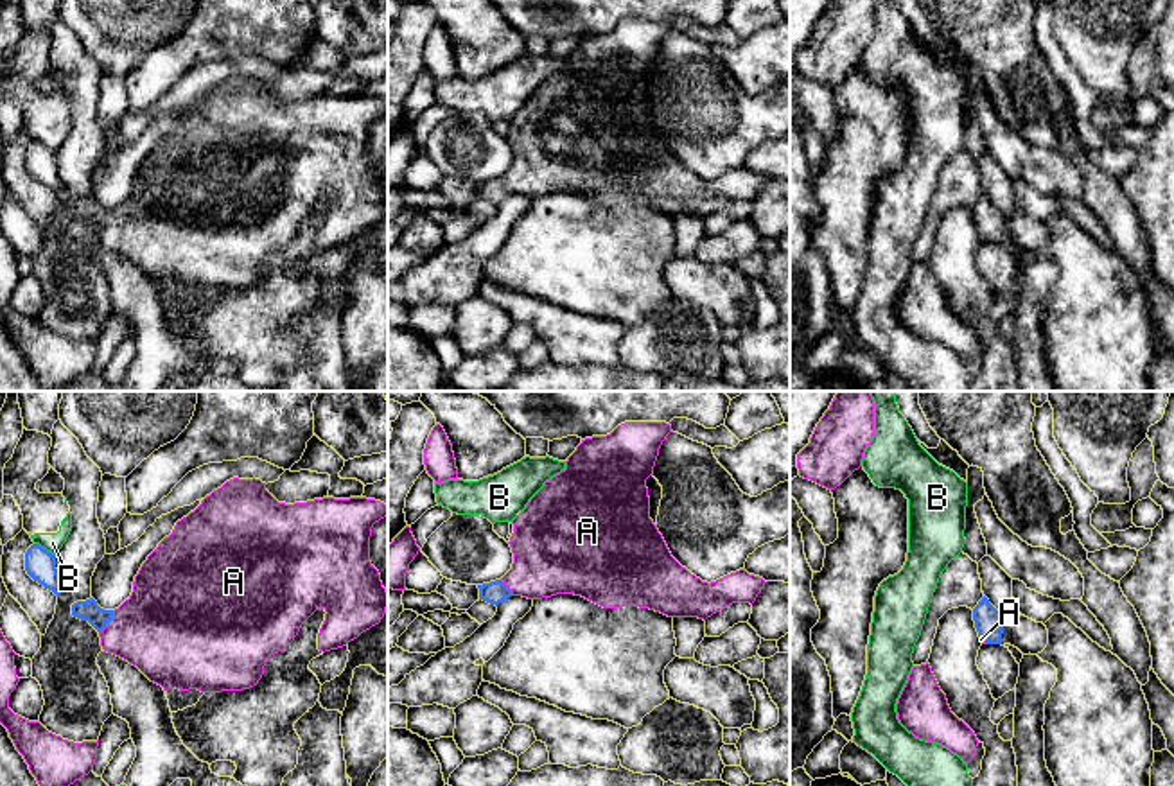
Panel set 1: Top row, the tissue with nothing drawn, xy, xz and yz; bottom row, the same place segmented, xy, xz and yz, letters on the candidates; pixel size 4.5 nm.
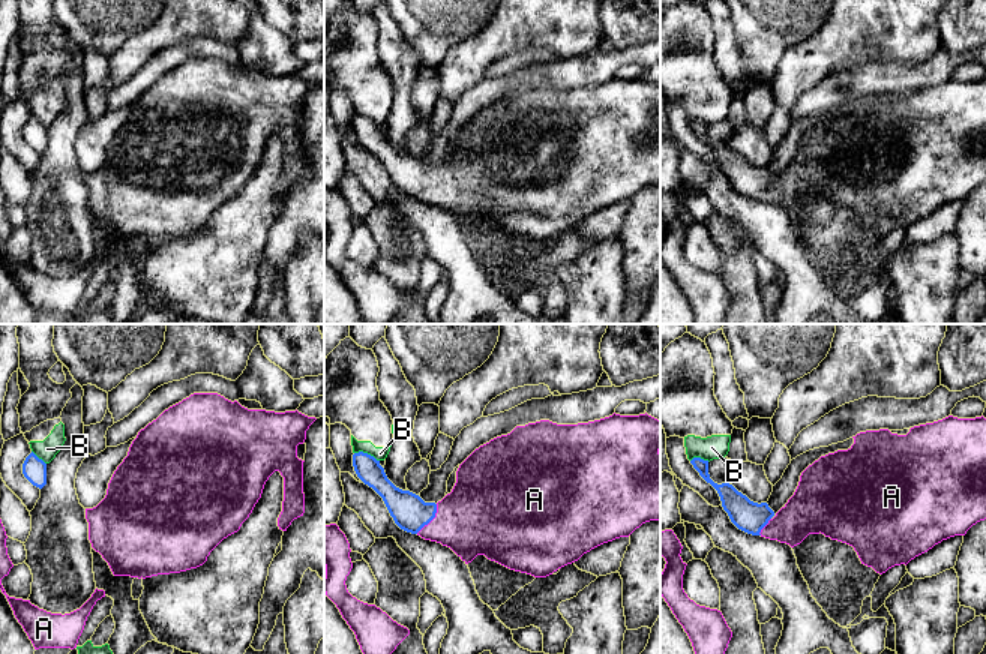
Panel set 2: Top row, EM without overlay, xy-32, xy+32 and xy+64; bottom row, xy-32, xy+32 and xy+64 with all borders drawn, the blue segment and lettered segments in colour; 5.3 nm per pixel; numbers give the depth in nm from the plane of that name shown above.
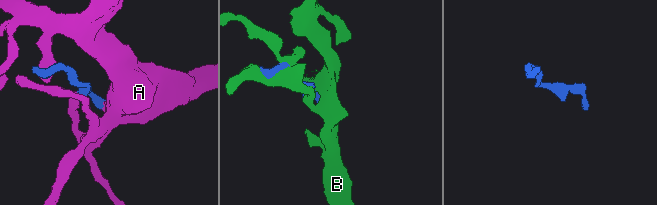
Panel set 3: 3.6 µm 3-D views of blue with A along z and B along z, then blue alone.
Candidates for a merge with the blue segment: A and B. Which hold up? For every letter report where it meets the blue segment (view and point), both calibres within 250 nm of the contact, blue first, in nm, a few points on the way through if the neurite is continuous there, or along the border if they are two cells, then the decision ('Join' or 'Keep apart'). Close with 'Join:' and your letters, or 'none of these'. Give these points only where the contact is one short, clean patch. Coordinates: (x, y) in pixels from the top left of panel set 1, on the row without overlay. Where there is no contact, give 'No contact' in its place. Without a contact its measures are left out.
A: Touches blue at xy (108, 219). Thickness 100 nm (blue) against 400 nm. Join
B: Touches blue at xy (45, 148). Thickness 140 nm (blue) against 90 nm. Keep apart
Join: A

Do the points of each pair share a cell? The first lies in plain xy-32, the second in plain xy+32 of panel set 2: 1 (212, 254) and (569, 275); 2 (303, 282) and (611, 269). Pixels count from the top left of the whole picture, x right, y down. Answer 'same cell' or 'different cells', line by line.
1: different cells
2: different cells

